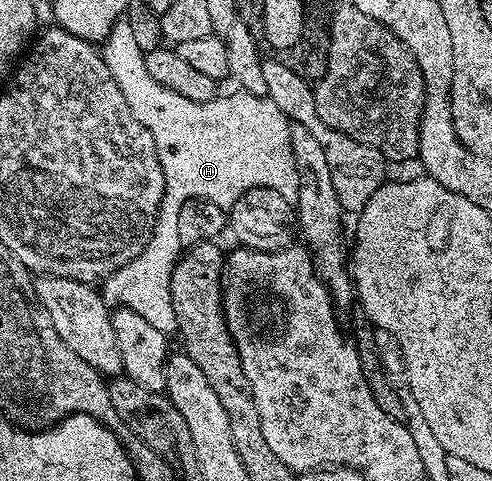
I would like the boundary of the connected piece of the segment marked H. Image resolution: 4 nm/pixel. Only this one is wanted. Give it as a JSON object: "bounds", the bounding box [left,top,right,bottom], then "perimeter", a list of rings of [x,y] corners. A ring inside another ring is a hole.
{"bounds":[100,20,300,335],"perimeter":[[[125,20],[114,23],[110,35],[101,43],[100,53],[104,64],[108,64],[108,72],[112,72],[112,80],[116,80],[120,92],[124,92],[124,100],[128,100],[128,108],[132,108],[132,116],[136,116],[136,120],[140,120],[140,124],[144,124],[144,128],[152,132],[152,140],[156,140],[156,152],[160,156],[166,185],[158,209],[158,219],[148,244],[140,252],[140,256],[136,256],[105,279],[104,294],[111,303],[118,302],[114,304],[136,312],[136,316],[148,320],[152,328],[169,335],[178,328],[176,312],[172,312],[170,273],[184,250],[176,232],[176,220],[180,216],[180,208],[189,198],[203,198],[217,206],[229,208],[236,204],[236,200],[240,200],[240,196],[244,196],[244,192],[256,188],[275,190],[280,192],[280,196],[284,196],[284,200],[292,204],[297,203],[300,176],[296,172],[296,160],[292,156],[290,143],[292,123],[284,112],[280,112],[280,108],[276,108],[273,100],[260,94],[237,92],[238,94],[224,95],[223,93],[221,96],[215,96],[210,102],[193,102],[184,100],[184,96],[156,84],[156,80],[148,76],[146,55],[136,45],[136,40],[132,37],[132,27]]]}

